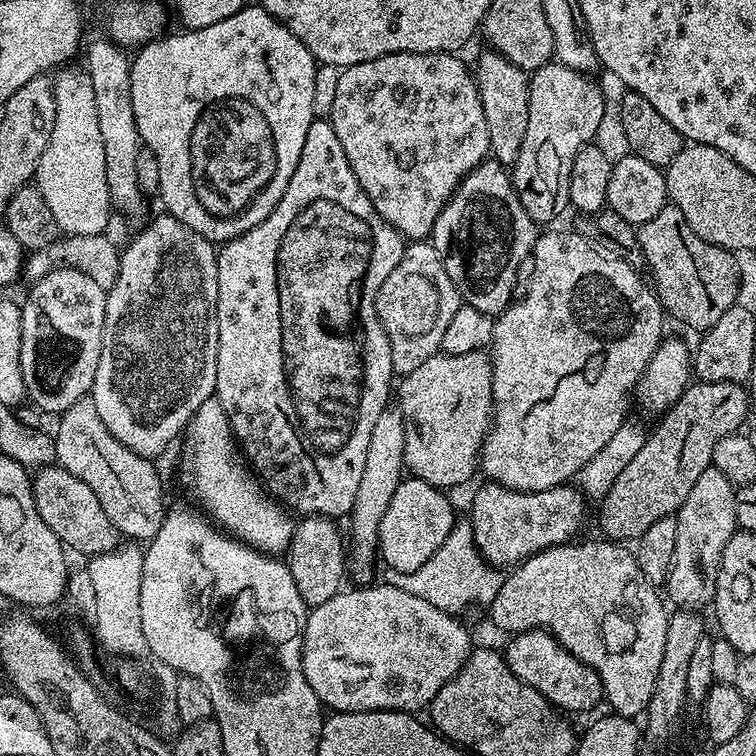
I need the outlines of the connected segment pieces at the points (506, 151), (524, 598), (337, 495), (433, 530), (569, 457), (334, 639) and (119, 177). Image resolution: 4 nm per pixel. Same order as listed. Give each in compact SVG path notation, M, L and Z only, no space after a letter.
M484 50L484 53L474 64L474 75L476 77L476 89L482 102L482 114L486 114L486 130L490 130L490 146L488 151L491 159L502 165L511 166L518 158L518 150L522 150L522 142L526 138L526 121L530 118L530 102L528 101L529 73L524 72L518 66L497 52Z
M604 538L599 539L600 540L590 540L582 544L576 544L577 542L559 544L556 547L547 548L536 555L532 555L520 565L515 565L503 577L499 592L488 606L488 611L490 611L490 618L493 624L508 632L507 634L524 632L526 629L538 627L549 631L572 656L577 657L599 674L600 681L604 688L605 701L613 707L611 709L619 716L631 716L636 718L639 717L639 713L641 715L647 709L649 700L653 696L654 684L658 678L659 667L662 666L663 647L666 646L666 626L668 625L669 613L668 609L666 610L664 606L665 601L663 597L661 596L660 598L658 594L659 589L657 585L652 584L650 580L646 578L646 574L643 574L642 568L638 566L635 553L623 543L609 541Z
M316 118L306 134L306 143L302 145L302 158L298 158L294 178L290 178L290 186L286 186L286 194L282 194L276 209L258 226L227 241L219 249L216 258L218 362L214 396L222 402L222 410L226 410L226 418L232 422L232 432L236 435L255 475L259 477L265 489L283 504L285 509L293 513L300 512L299 514L305 517L339 518L338 516L347 517L352 511L354 494L358 494L362 470L366 467L366 446L370 446L374 422L378 422L378 414L382 414L385 408L389 407L388 391L391 388L393 391L394 388L390 342L376 313L376 295L382 282L390 278L390 270L394 270L394 266L402 262L405 247L404 237L380 217L378 210L374 210L370 198L366 198L366 190L362 190L358 178L354 178L354 170L346 158L346 150L342 150L342 142L338 142L338 134L334 134L331 123L327 119Z
M415 478L400 481L398 490L394 490L394 498L390 498L390 506L386 506L386 514L382 514L380 523L380 546L378 556L384 560L393 572L409 572L418 570L422 562L426 562L446 542L450 530L457 522L458 513L452 509L441 489L430 486Z
M569 230L569 232L548 232L548 233L546 233L546 234L545 234L545 236L544 236L544 233L543 233L543 234L540 234L540 235L537 235L537 237L536 237L536 243L535 243L535 244L533 244L533 246L532 246L532 254L531 254L531 257L530 257L530 265L531 265L531 264L532 264L532 281L530 281L530 282L529 282L529 284L528 284L528 293L526 293L526 294L525 294L525 296L524 296L524 297L522 297L522 298L521 298L521 300L520 300L520 297L519 297L519 299L517 299L517 300L516 300L516 301L515 301L515 302L513 302L513 303L511 303L511 304L509 304L509 305L508 305L508 307L507 307L507 308L505 308L505 309L504 309L504 311L503 311L503 312L501 312L501 313L500 313L500 315L499 315L499 317L498 317L498 318L496 318L496 319L493 319L493 322L492 322L492 342L491 342L491 345L490 345L490 359L491 359L491 361L492 361L492 427L491 427L491 428L489 428L489 429L488 429L488 435L487 435L487 436L485 436L485 438L484 438L484 445L483 445L483 446L482 446L482 447L481 447L481 448L480 448L480 458L479 458L479 461L478 461L478 468L479 468L479 471L480 471L480 472L481 472L481 473L483 473L483 472L485 472L485 474L486 474L486 475L488 475L488 476L485 476L485 477L487 477L487 479L488 479L488 480L489 480L489 481L491 481L491 483L494 483L494 484L501 484L501 485L502 485L502 486L506 486L506 487L507 487L507 488L509 488L509 489L510 489L510 490L518 490L518 491L519 491L519 492L541 492L541 491L542 491L542 490L550 490L550 489L551 489L551 488L558 488L558 487L561 487L561 486L564 486L564 485L567 485L567 484L568 484L568 483L569 483L569 481L571 481L571 480L568 480L568 479L570 479L570 478L571 478L571 476L572 476L572 479L573 479L573 478L576 478L576 477L579 477L579 475L580 475L580 471L581 471L581 470L582 470L582 466L586 466L586 462L590 462L590 458L594 458L594 454L598 454L598 450L602 450L602 446L606 446L606 442L610 442L610 438L614 438L614 434L618 434L618 430L619 430L619 429L620 429L620 428L621 428L621 426L623 426L623 425L624 425L624 424L625 424L625 422L626 422L626 417L627 417L627 416L624 416L624 415L626 415L626 414L627 414L627 412L628 412L628 400L629 400L629 404L630 404L630 397L631 397L631 396L632 396L632 395L633 395L633 392L634 392L634 389L635 389L635 387L636 387L636 383L638 383L638 381L639 381L639 380L640 380L640 379L641 379L641 378L642 378L642 374L643 374L643 373L644 373L644 371L645 371L645 370L646 370L646 366L647 366L647 365L648 365L648 363L649 363L649 362L650 362L650 358L651 358L651 357L652 357L652 356L653 356L653 354L655 354L655 352L656 352L656 348L657 348L657 347L658 347L658 346L659 346L659 345L660 345L660 341L661 341L661 339L662 339L662 337L663 337L663 336L664 336L664 335L665 335L665 332L664 332L664 320L665 320L665 321L666 321L666 313L665 313L665 311L664 311L664 309L663 309L663 308L661 308L661 306L660 306L660 299L658 299L658 298L657 298L657 297L656 297L656 294L655 294L655 291L653 291L653 289L652 289L652 288L651 288L651 287L649 287L649 285L648 285L648 284L647 284L647 283L646 283L646 280L645 280L645 277L644 277L644 276L643 276L643 275L641 275L641 276L642 276L642 277L640 277L640 276L639 276L639 274L638 274L638 273L636 273L636 272L639 272L639 271L637 271L637 269L636 269L636 268L635 268L635 267L633 267L633 265L631 265L631 264L627 264L627 262L625 262L625 260L622 260L622 259L620 259L620 257L618 257L618 256L613 256L613 255L611 255L611 254L609 254L609 253L606 253L606 252L602 252L602 251L600 251L600 249L599 249L599 248L597 248L597 247L596 247L596 245L594 245L594 244L592 244L592 243L590 243L590 241L588 241L588 240L587 240L587 239L586 239L586 238L582 238L582 237L581 237L581 236L580 236L580 233L579 233L579 232L577 232L577 231L575 231L575 230Z
M376 582L371 586L352 586L352 589L341 590L336 596L330 598L324 604L313 607L308 614L306 626L301 633L301 660L303 673L310 683L314 694L317 694L321 705L335 712L377 712L399 711L418 712L425 709L437 694L438 690L445 685L457 673L462 664L468 658L472 649L472 642L467 630L457 621L455 615L442 611L440 608L426 602L424 598L414 598L414 594L406 594L406 590L398 590L387 582Z
M111 39L87 41L86 51L83 53L86 71L90 78L90 86L94 86L94 107L98 109L98 127L102 133L102 151L106 154L106 186L110 190L110 202L117 213L121 212L126 219L140 230L145 227L148 216L148 204L146 194L138 186L138 174L134 171L138 162L138 154L142 147L138 126L134 122L134 108L130 98L130 74L132 66L129 55L122 51L120 45L113 44Z

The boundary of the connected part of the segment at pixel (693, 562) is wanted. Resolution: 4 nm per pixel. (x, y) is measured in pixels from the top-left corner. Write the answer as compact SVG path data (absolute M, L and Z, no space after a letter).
M707 468L702 470L698 482L694 482L690 489L690 498L682 502L682 506L676 511L676 521L678 522L678 542L674 546L674 562L668 571L666 581L667 599L676 603L675 607L680 610L700 610L703 604L711 605L716 599L716 583L718 582L718 566L722 562L722 550L726 542L738 530L736 523L736 488L722 474L722 470L717 468Z

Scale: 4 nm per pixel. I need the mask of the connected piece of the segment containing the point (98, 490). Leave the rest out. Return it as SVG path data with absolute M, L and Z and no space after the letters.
M85 398L74 402L74 406L70 406L70 410L59 413L58 420L60 420L60 425L56 428L57 433L55 432L55 435L58 437L56 440L55 463L70 474L74 474L74 478L82 478L82 482L86 482L86 486L90 486L90 490L94 490L94 495L98 497L98 503L102 505L102 510L106 510L106 518L110 518L110 522L119 530L121 537L128 539L129 536L130 539L141 540L141 542L152 540L154 534L158 534L158 530L164 524L164 517L166 515L166 508L164 509L164 484L160 481L160 476L156 473L155 466L152 465L155 463L145 456L134 454L126 446L122 446L122 442L118 442L118 438L114 438L114 434L110 434L110 430L106 430L106 422L102 422L102 418L98 418L98 410L94 410L91 399Z

